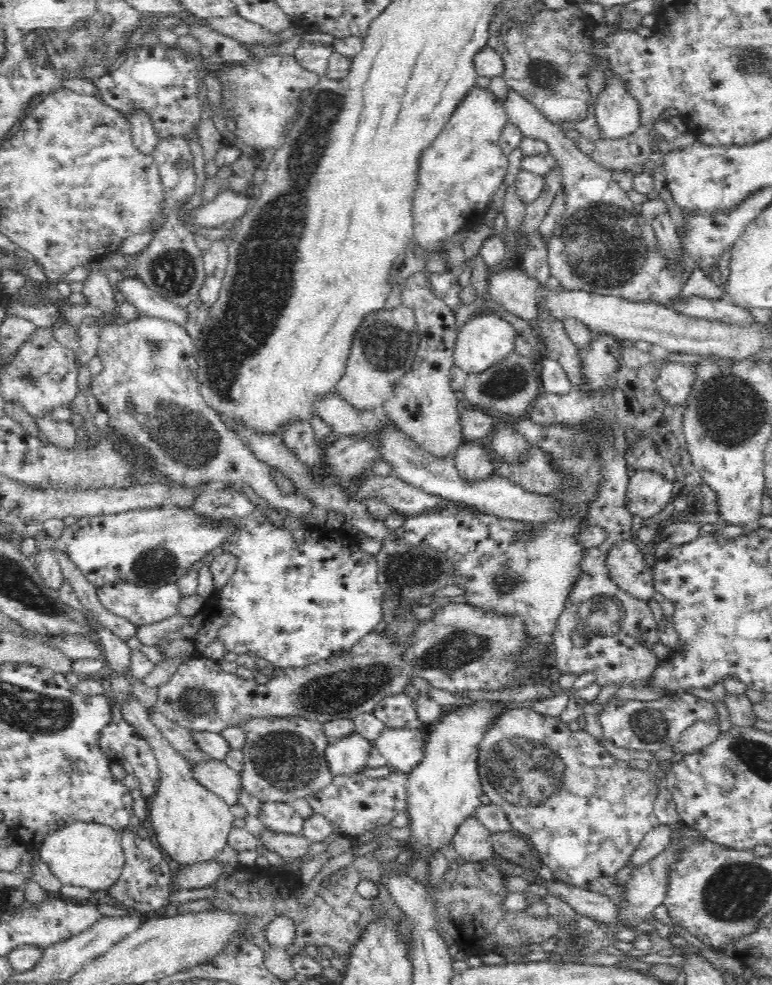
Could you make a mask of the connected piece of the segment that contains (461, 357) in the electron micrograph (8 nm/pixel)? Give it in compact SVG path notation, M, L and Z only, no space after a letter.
M486 311L484 314L472 316L457 334L457 343L453 352L454 362L467 373L484 372L515 352L514 346L518 335L516 328L506 318L494 312Z

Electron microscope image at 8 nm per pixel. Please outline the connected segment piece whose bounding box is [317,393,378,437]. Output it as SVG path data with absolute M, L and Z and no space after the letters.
M336 393L329 398L321 400L318 404L317 414L333 428L333 437L342 437L352 432L366 432L367 429L374 429L378 424L378 418L373 412L366 411L365 414L354 414L350 406L342 397Z

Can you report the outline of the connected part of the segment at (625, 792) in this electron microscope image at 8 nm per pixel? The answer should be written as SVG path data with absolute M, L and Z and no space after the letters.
M514 707L505 712L504 715L498 718L496 725L494 725L490 732L484 736L479 756L479 772L481 773L481 783L483 784L483 792L490 798L492 804L499 806L506 813L508 823L512 831L524 834L528 838L529 844L538 852L539 858L549 866L553 871L553 876L557 880L562 880L566 884L583 888L588 891L597 892L610 899L610 903L618 907L618 910L624 911L629 907L629 900L627 900L626 884L621 887L616 880L616 874L628 864L631 860L634 851L637 850L638 845L642 842L644 835L656 828L660 821L654 810L654 803L656 794L659 792L661 783L655 779L650 771L641 769L632 769L628 762L612 757L601 742L596 740L588 731L578 730L572 731L567 724L564 724L559 717L547 716L535 712L532 708L518 708Z

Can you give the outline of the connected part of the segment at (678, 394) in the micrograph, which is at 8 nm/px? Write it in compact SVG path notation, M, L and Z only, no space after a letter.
M670 362L661 368L661 378L656 385L666 400L684 403L691 395L697 376L696 363Z

